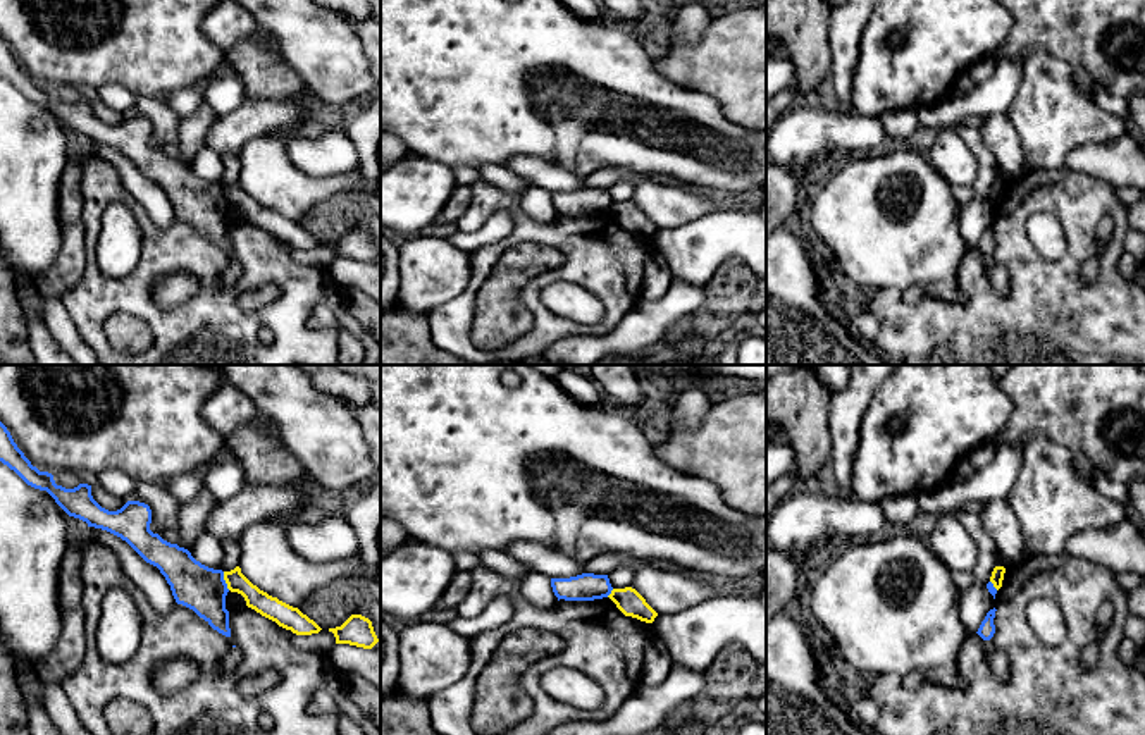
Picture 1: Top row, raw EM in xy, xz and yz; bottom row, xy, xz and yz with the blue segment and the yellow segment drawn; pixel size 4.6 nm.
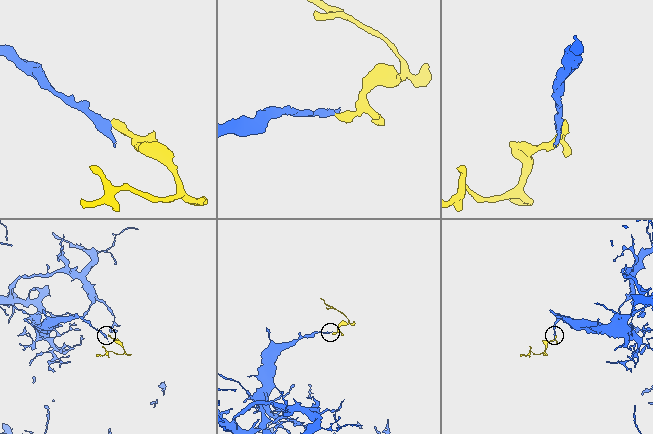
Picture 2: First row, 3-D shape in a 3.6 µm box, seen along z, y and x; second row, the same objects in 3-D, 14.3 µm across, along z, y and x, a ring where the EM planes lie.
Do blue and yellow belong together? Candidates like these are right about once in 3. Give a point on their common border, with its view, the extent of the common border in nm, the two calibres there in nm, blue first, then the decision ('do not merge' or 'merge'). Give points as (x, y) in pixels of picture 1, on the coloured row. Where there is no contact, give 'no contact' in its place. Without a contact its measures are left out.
xy (224, 580) | 90 nm | 220/100 nm | do not merge

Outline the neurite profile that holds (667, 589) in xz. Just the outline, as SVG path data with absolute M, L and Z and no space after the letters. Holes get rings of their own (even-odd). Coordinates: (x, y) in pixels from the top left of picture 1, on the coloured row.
M623 553L599 554L585 561L584 573L608 575L615 568L628 565L634 570L635 589L658 615L680 613L718 594L716 587L696 580L690 573L644 561Z

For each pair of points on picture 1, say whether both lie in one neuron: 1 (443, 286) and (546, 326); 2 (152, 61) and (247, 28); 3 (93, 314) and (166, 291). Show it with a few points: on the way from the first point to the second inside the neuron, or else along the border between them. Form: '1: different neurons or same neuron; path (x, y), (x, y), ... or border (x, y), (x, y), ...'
1: different neurons; border (469, 253), (469, 284), (457, 296), (427, 314)
2: different neurons; border (202, 18), (202, 31), (226, 52)
3: different neurons; border (188, 271), (167, 272), (157, 283), (159, 308)

